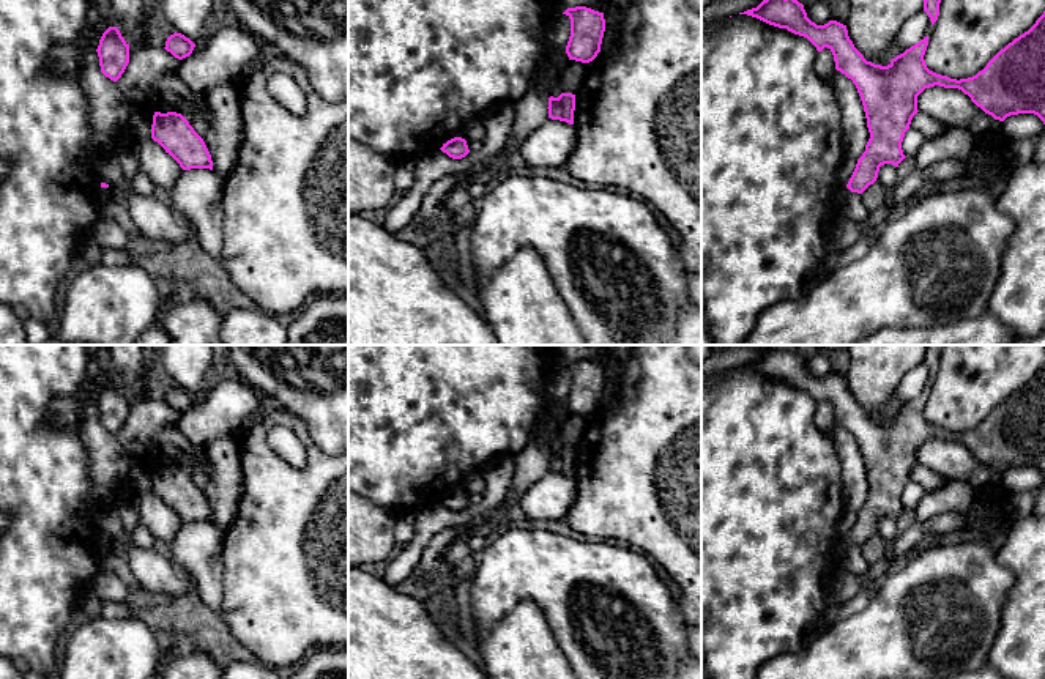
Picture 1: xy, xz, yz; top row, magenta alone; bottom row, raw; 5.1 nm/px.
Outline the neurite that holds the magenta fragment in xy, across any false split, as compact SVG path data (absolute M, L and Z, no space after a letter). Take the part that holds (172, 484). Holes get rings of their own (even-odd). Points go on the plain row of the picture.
M154 465L151 492L158 495L183 523L213 523L211 507L203 492L194 484L194 480L181 466Z

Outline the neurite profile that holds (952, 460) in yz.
M939 438L925 441L917 449L917 463L947 480L969 484L977 496L987 495L995 488L1004 488L1002 474L985 466L958 441Z

